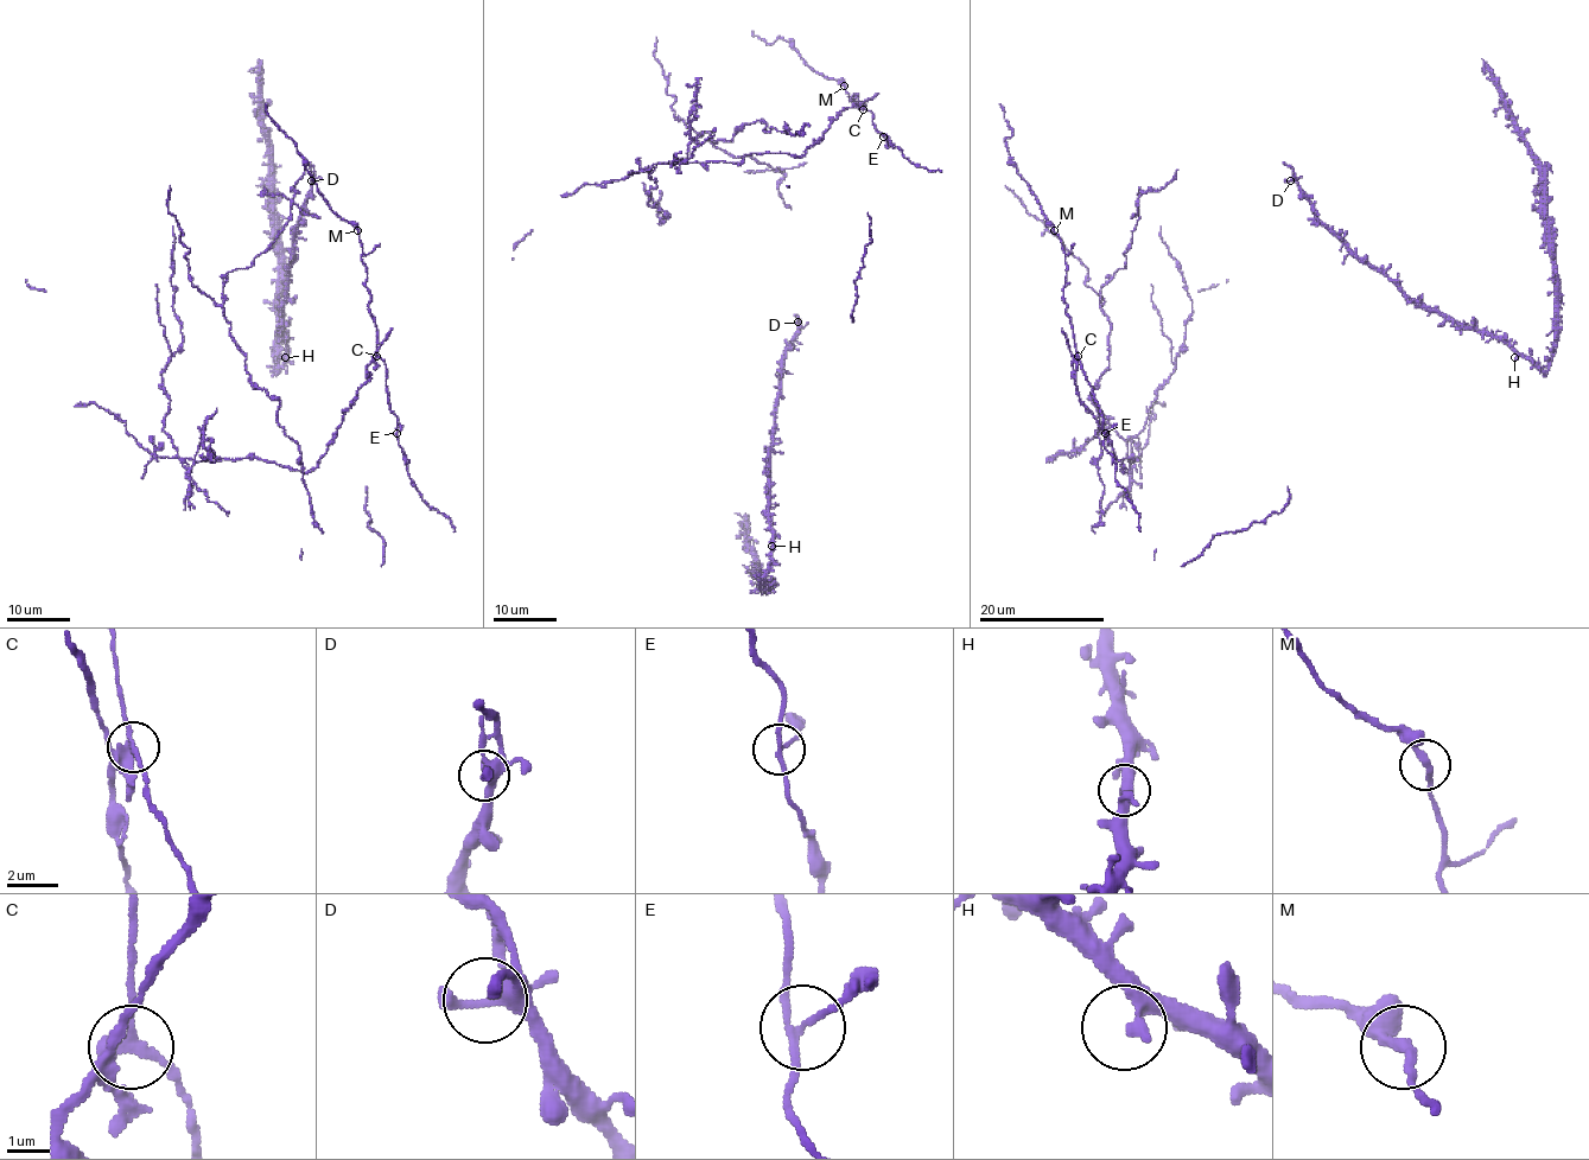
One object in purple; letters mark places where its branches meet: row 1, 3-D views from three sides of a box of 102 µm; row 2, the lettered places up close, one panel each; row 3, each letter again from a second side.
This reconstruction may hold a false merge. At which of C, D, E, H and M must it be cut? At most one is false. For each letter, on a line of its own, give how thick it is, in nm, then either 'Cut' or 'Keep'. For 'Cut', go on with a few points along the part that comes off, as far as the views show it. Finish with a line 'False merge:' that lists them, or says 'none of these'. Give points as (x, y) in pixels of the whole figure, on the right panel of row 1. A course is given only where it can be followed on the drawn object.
C: Thickness 220 nm. Cut
D: Thickness 280 nm. Keep
E: Thickness 150 nm. Keep
H: Thickness 280 nm. Keep
M: Thickness 240 nm. Keep
False merge: C

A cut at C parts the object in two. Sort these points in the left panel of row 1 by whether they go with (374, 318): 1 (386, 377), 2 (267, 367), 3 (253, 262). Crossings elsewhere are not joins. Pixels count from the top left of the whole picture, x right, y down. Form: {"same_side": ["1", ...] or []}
{"same_side": ["1", "2"]}

